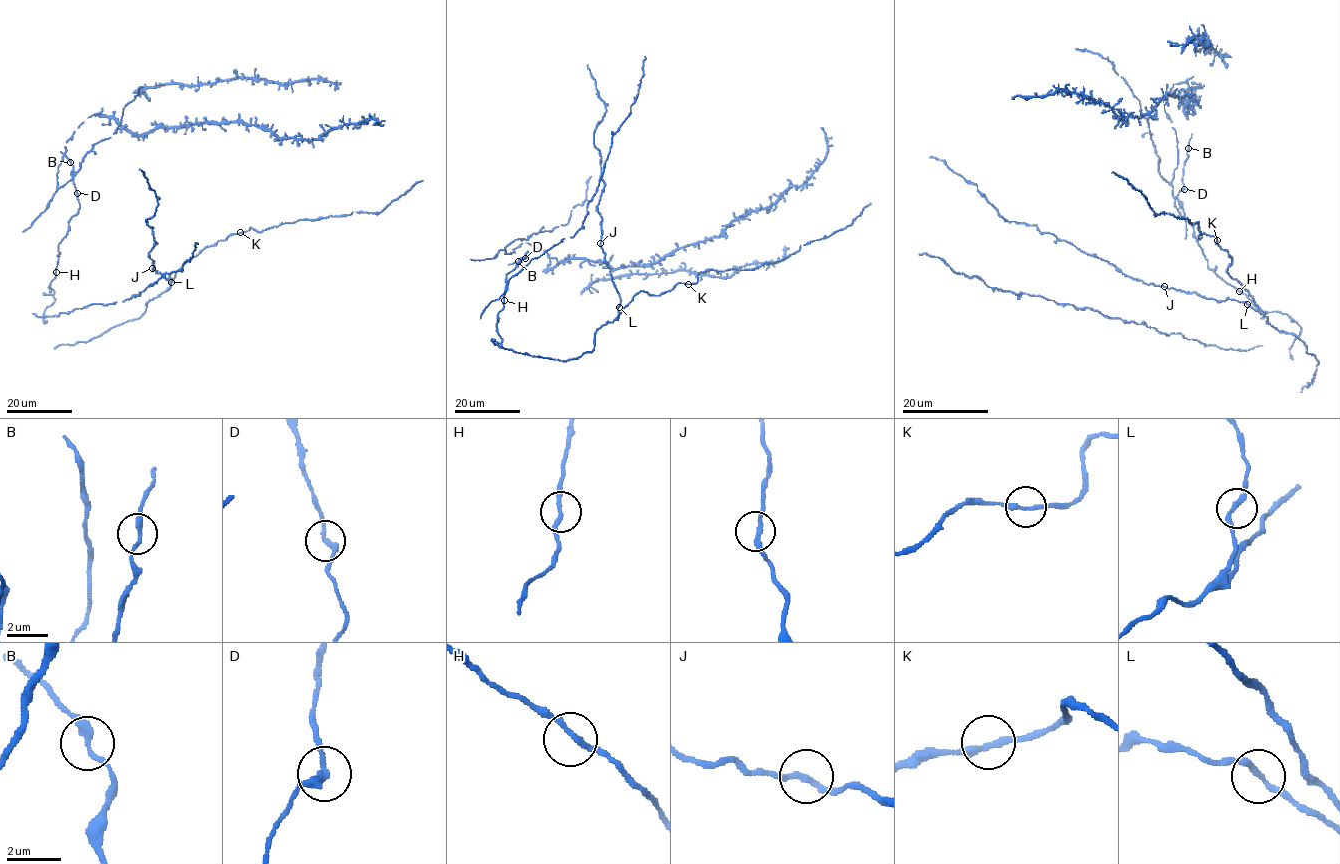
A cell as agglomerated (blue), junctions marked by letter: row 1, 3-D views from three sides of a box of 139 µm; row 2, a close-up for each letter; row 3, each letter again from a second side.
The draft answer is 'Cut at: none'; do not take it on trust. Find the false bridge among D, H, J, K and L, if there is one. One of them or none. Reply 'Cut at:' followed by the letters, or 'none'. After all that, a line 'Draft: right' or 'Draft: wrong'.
Cut at: D
Draft: wrong

